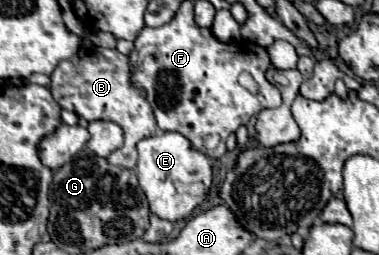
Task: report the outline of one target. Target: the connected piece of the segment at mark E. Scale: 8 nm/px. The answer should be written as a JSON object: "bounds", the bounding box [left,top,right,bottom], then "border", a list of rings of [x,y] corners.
{"bounds":[136,132,212,222],"border":[[[162,132],[150,138],[144,138],[138,142],[138,164],[136,164],[136,176],[140,182],[140,188],[144,190],[150,212],[156,214],[162,220],[180,222],[188,218],[194,210],[196,198],[188,192],[190,186],[202,184],[202,202],[206,200],[206,194],[212,186],[212,164],[206,154],[200,150],[192,150],[190,142],[178,134],[178,132]]]}

